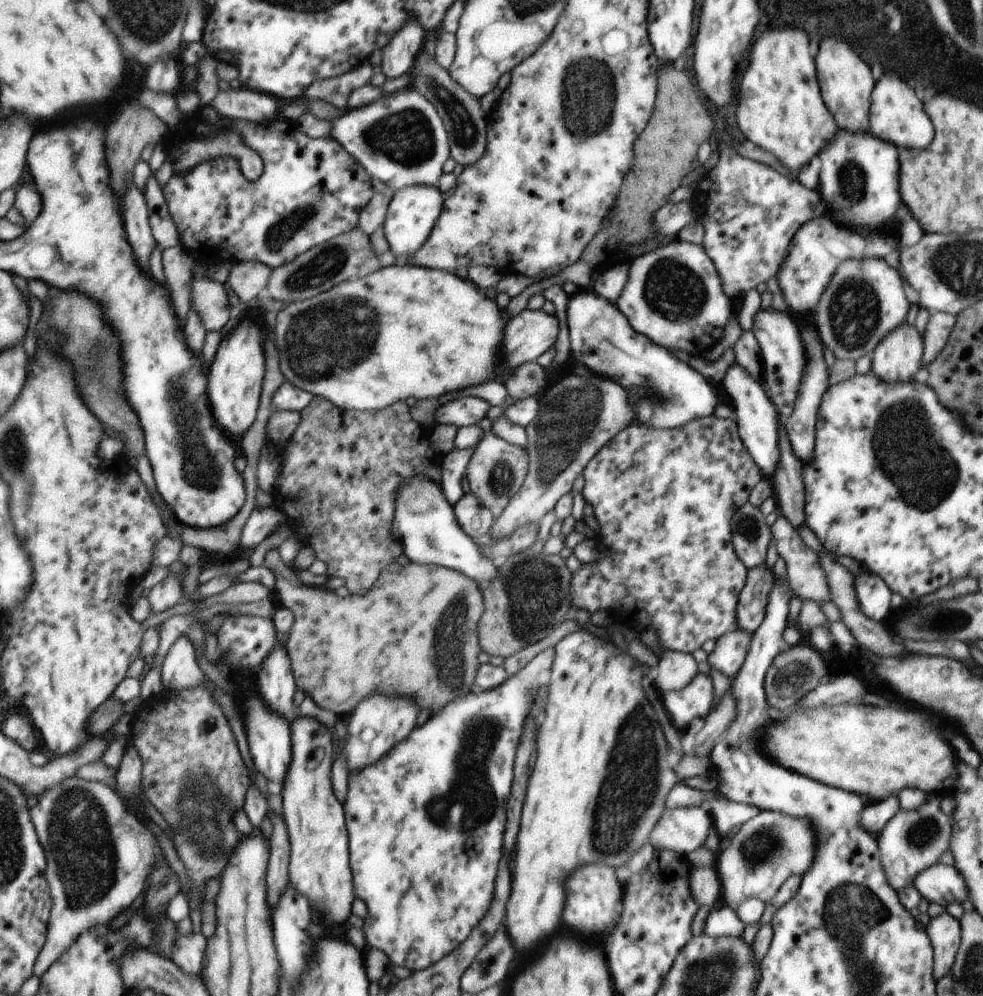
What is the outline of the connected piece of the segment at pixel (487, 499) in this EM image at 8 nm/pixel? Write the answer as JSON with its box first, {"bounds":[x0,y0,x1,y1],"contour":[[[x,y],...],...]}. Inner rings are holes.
{"bounds":[465,430,529,520],"contour":[[[485,430],[482,439],[474,446],[466,465],[465,474],[473,495],[491,512],[494,520],[502,514],[506,504],[517,494],[529,473],[529,454],[523,447],[516,447]]]}

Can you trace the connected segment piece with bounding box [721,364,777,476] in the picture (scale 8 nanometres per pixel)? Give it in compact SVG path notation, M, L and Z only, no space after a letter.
M731 364L729 370L725 370L721 386L725 394L729 394L729 400L733 402L735 420L739 420L739 436L743 436L743 444L751 448L751 456L755 456L755 464L763 468L763 474L771 476L777 462L777 444L775 444L777 442L777 412L773 410L761 386L737 364Z

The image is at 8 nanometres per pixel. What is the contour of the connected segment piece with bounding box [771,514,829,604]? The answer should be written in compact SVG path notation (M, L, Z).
M779 514L775 522L771 525L771 536L775 539L775 548L779 557L782 558L786 566L786 582L790 585L790 592L799 600L813 600L817 604L823 600L828 600L828 586L823 578L823 571L819 568L817 555L807 547L797 535L795 529L787 519Z

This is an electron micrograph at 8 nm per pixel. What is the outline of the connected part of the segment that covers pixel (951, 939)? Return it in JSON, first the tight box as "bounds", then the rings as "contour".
{"bounds":[926,911,961,979],"contour":[[[946,911],[931,917],[926,924],[934,949],[934,979],[953,970],[954,956],[961,944],[961,924]]]}

